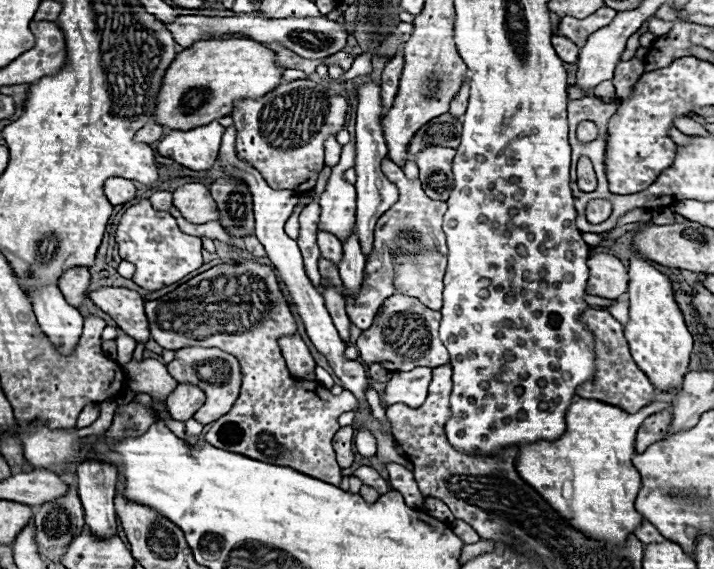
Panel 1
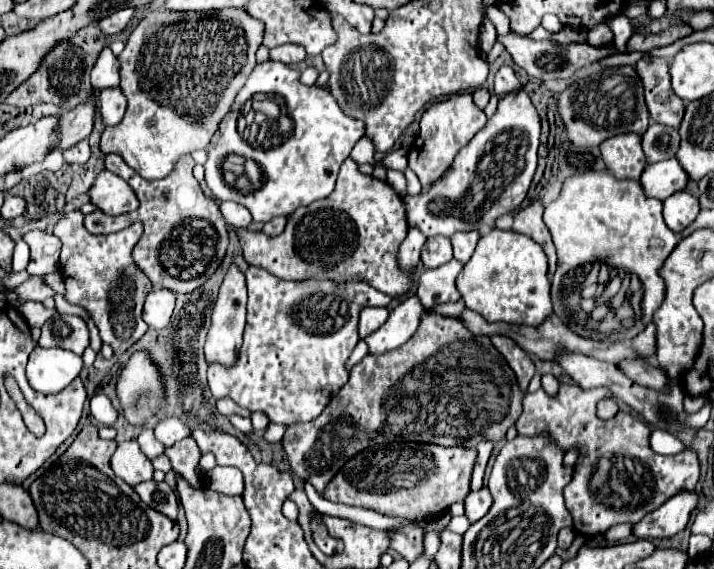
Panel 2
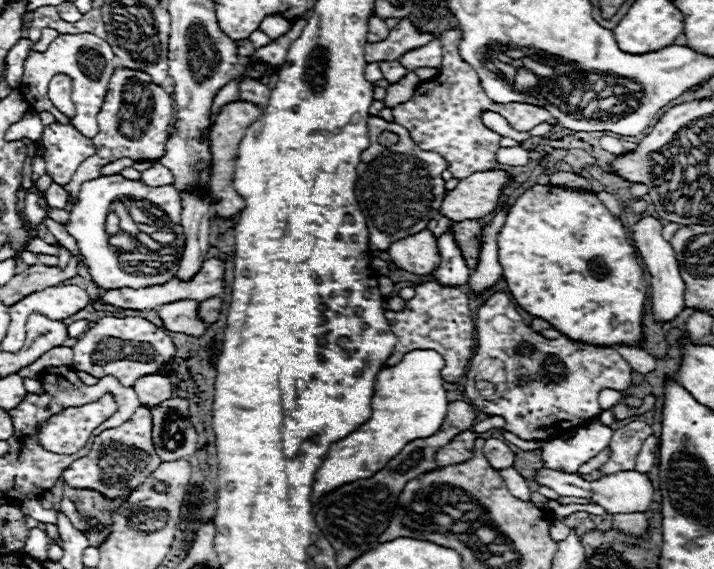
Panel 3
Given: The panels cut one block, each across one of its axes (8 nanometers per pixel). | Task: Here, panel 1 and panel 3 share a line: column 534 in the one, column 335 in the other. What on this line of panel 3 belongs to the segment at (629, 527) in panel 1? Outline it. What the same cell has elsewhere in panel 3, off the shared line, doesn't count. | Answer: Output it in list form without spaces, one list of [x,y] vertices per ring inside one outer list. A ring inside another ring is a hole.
[[[412,350],[394,368],[384,368],[376,374],[374,396],[372,396],[372,418],[358,426],[346,438],[334,442],[326,452],[320,468],[314,474],[312,500],[318,502],[322,496],[340,488],[346,482],[356,482],[358,478],[374,476],[382,466],[386,466],[408,442],[416,438],[432,436],[440,430],[448,400],[444,390],[444,380],[440,370],[444,360],[434,350]]]

